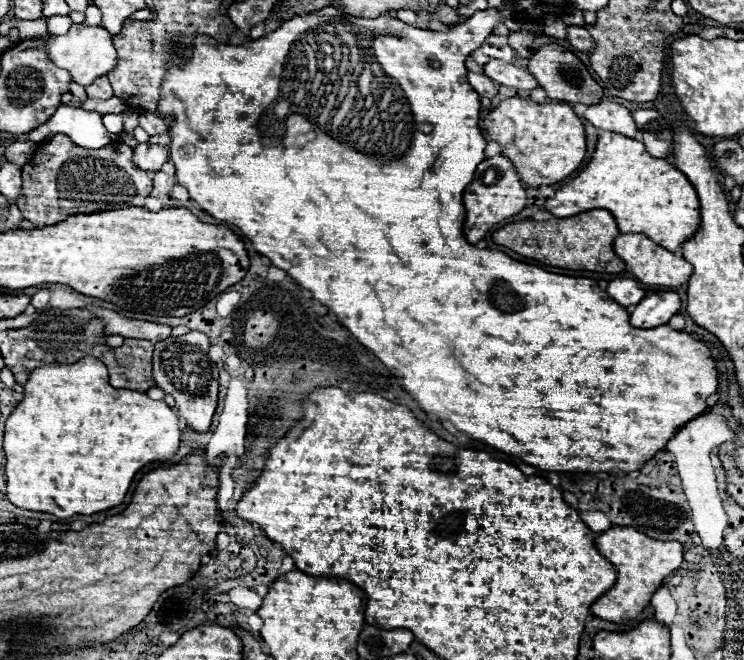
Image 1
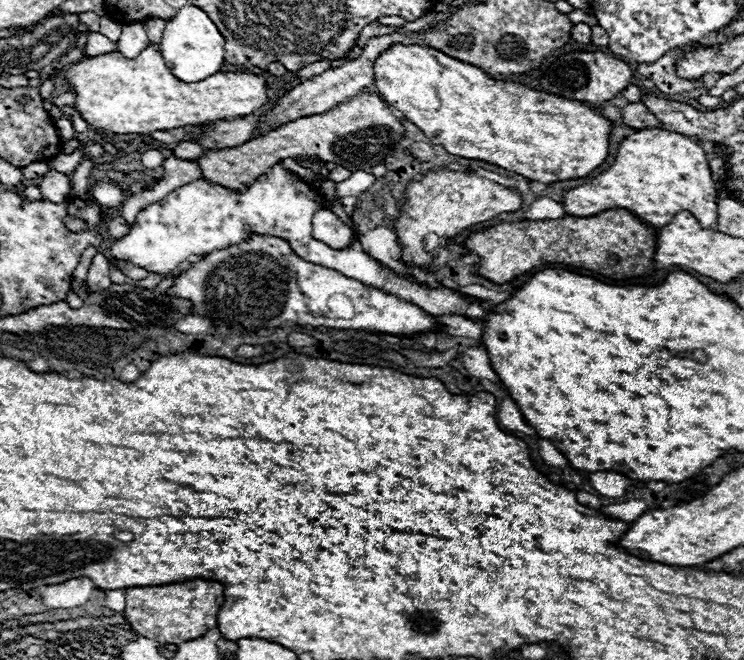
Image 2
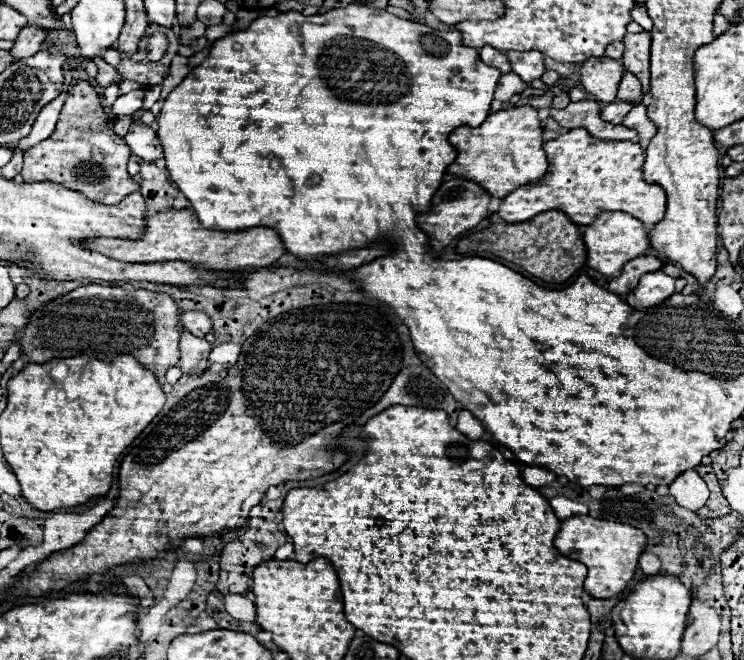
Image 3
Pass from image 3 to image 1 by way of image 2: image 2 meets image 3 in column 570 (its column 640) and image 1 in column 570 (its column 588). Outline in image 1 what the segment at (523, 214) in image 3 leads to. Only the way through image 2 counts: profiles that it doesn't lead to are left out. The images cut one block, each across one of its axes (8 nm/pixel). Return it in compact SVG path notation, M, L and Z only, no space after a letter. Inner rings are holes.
M602 132L598 136L590 162L572 182L556 190L556 194L546 200L544 208L558 218L568 218L594 208L608 210L616 218L622 234L646 234L650 240L672 252L676 252L700 224L700 204L688 178L664 158L652 158L642 142L616 132Z

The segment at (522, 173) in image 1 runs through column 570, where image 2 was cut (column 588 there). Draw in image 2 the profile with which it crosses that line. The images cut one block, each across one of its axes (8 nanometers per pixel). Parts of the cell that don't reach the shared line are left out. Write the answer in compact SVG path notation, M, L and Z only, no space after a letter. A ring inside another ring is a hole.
M392 44L378 60L374 60L374 86L388 106L396 108L406 120L426 134L428 142L444 146L458 158L482 160L508 172L516 172L528 180L550 184L552 180L582 178L598 168L608 156L610 122L590 106L546 92L536 92L516 82L492 80L488 74L454 60L436 48Z

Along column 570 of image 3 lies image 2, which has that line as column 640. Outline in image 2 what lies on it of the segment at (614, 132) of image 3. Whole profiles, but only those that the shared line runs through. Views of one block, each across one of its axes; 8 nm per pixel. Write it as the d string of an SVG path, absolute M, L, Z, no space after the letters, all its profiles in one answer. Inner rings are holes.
M628 102L624 108L620 108L620 116L622 124L628 128L662 128L662 122L640 102Z

